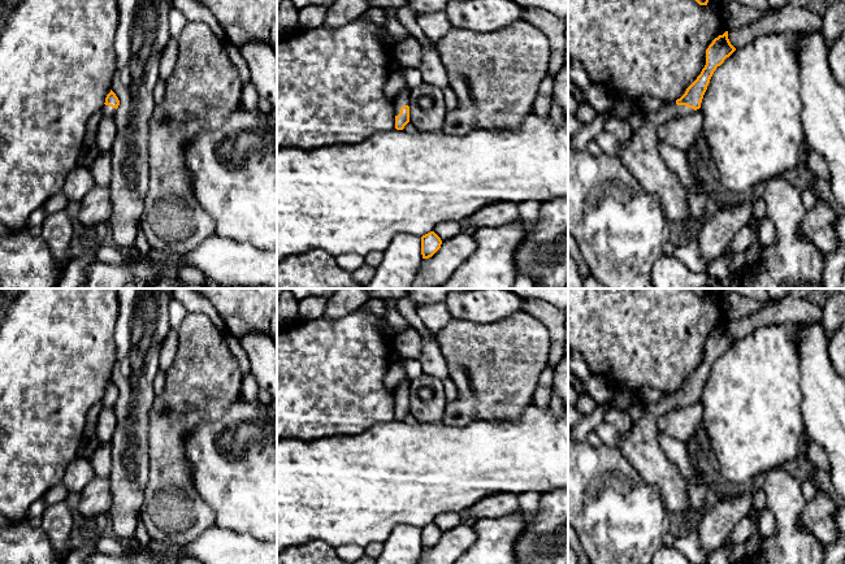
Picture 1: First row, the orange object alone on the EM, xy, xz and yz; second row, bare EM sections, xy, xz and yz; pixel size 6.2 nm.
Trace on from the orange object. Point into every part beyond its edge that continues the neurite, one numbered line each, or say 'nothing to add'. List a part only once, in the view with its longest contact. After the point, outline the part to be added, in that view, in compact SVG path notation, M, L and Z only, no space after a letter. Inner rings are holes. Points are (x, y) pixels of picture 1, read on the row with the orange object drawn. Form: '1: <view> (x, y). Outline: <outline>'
1: yz (640, 155). Outline: M672 101L664 104L658 112L646 114L644 125L629 140L623 143L618 157L641 186L659 200L670 221L688 221L689 204L686 188L667 168L659 153L656 127L671 118L688 116L693 112L693 108Z

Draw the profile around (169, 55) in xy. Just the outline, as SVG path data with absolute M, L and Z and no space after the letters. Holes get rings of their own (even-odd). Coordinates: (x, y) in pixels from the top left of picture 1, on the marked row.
M170 39L161 53L161 61L159 65L159 79L166 82L172 75L178 56L178 42Z

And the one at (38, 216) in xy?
M38 208L35 209L27 218L27 222L26 222L26 227L25 230L29 230L30 227L35 226L35 225L43 225L44 220L46 220L46 213L43 211L43 208Z

